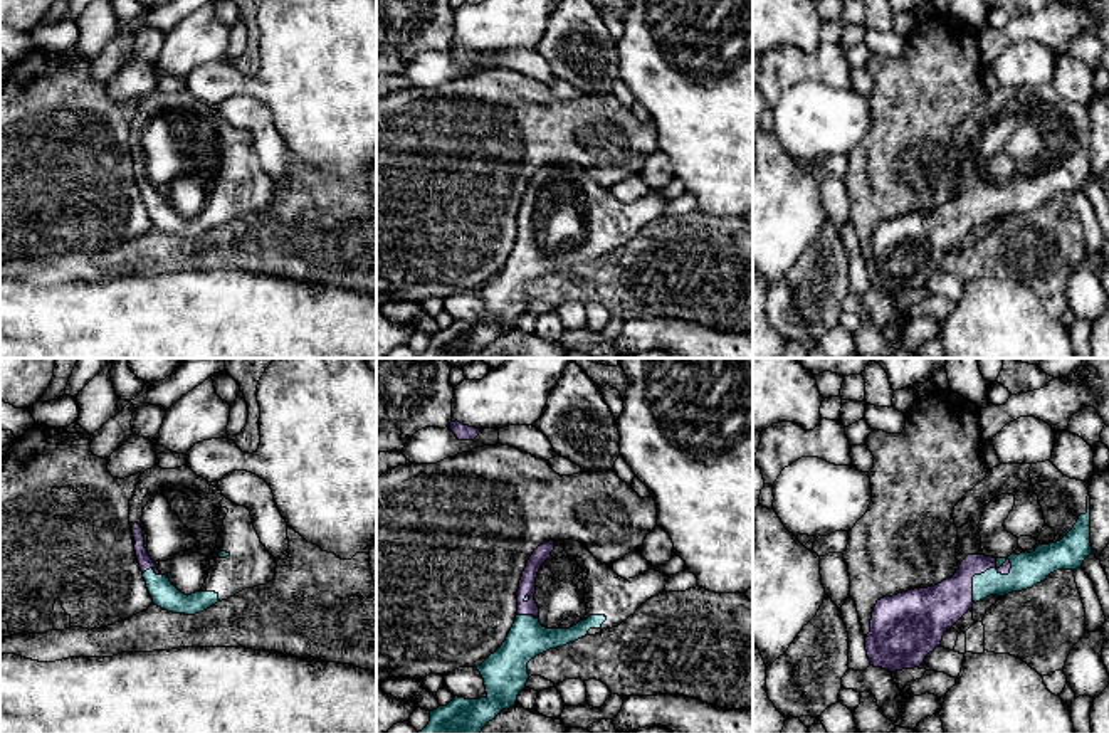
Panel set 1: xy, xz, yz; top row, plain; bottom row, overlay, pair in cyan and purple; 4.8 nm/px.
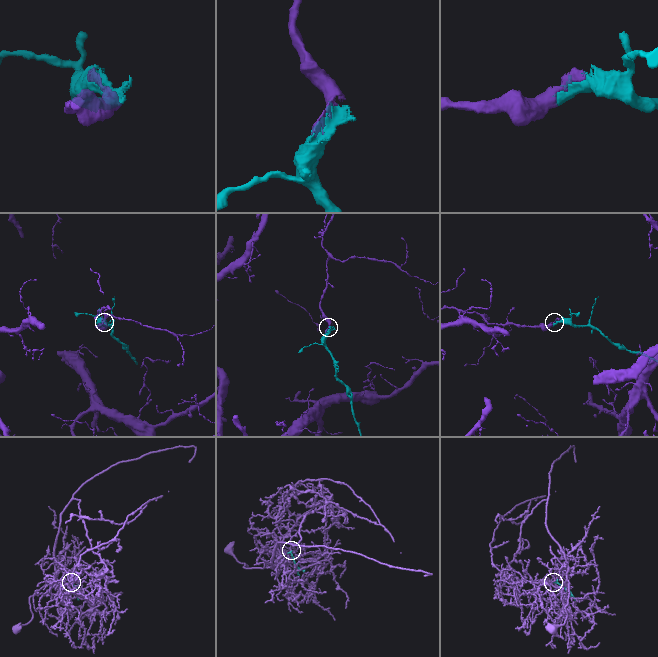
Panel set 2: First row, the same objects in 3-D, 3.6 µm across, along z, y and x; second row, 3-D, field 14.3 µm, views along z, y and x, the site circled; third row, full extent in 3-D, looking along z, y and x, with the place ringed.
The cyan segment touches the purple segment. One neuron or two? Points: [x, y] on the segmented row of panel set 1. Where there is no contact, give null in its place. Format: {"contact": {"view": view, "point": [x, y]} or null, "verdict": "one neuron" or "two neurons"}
{"contact": {"view": "yz", "point": [978, 575]}, "verdict": "one neuron"}

